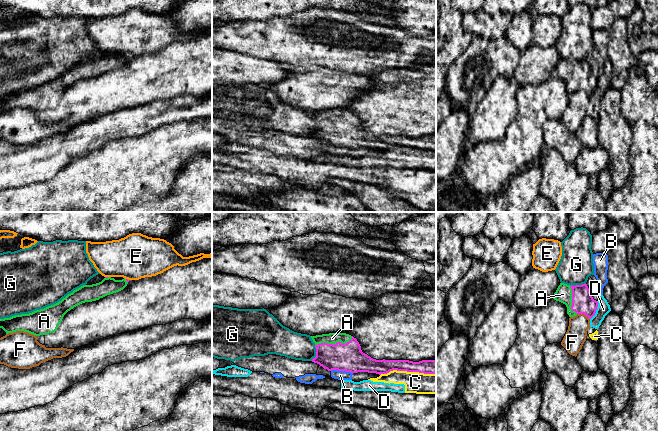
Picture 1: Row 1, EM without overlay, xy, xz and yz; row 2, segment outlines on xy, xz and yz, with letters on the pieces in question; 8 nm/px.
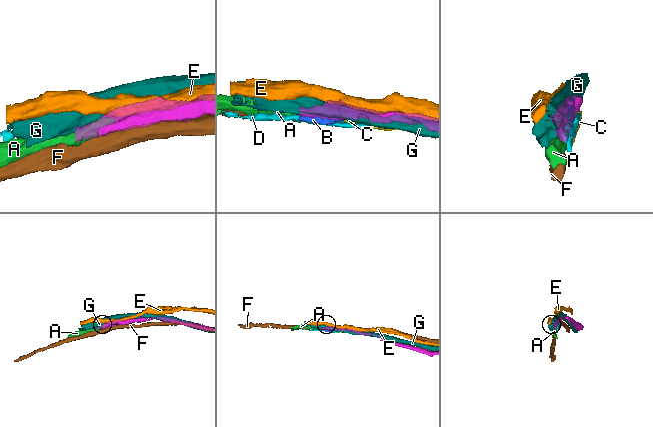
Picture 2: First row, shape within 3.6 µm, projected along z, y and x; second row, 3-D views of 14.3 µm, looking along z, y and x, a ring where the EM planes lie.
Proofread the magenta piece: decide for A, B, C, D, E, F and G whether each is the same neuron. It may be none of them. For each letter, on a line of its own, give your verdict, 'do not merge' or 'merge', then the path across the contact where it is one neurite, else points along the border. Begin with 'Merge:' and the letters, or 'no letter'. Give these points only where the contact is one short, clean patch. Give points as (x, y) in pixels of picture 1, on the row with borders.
Merge: A
A: merge
B: do not merge | along xz (331, 370), (345, 370), (352, 373)
C: do not merge
D: do not merge
E: do not merge
F: do not merge
G: do not merge

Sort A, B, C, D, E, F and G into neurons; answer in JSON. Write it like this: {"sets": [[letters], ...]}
{"sets": [["A"], ["B"], ["C", "D"], ["E"], ["F"], ["G"]]}

